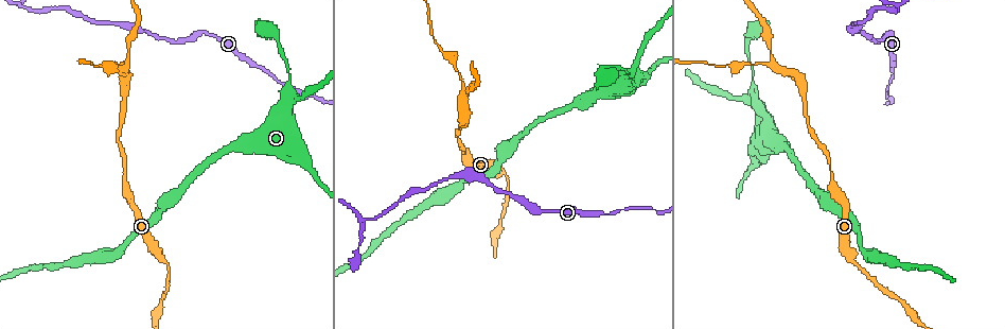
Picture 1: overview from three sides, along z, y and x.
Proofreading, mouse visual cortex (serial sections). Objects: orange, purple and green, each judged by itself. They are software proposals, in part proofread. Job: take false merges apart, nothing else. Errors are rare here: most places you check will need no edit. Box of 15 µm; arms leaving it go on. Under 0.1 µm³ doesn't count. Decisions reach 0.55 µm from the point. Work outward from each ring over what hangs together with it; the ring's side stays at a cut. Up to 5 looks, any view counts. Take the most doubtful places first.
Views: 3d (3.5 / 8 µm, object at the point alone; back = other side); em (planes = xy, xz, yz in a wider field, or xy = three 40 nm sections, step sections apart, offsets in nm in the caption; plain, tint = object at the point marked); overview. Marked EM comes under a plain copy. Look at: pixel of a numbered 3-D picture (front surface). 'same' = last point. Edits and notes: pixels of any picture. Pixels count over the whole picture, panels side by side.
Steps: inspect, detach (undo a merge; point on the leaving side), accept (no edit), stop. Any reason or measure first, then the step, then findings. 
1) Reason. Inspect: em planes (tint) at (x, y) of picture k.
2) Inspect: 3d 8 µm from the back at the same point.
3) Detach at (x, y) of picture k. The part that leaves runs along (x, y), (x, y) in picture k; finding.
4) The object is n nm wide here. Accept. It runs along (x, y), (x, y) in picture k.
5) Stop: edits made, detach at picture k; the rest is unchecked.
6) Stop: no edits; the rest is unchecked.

Arms part here. Inspect: 3d 8 µm at (24, 8) of picture 1.

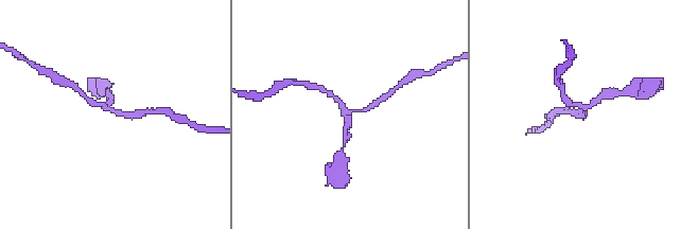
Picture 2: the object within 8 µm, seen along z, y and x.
Inspect: em xy step 2 (tint) at (111, 110) of picture 2.

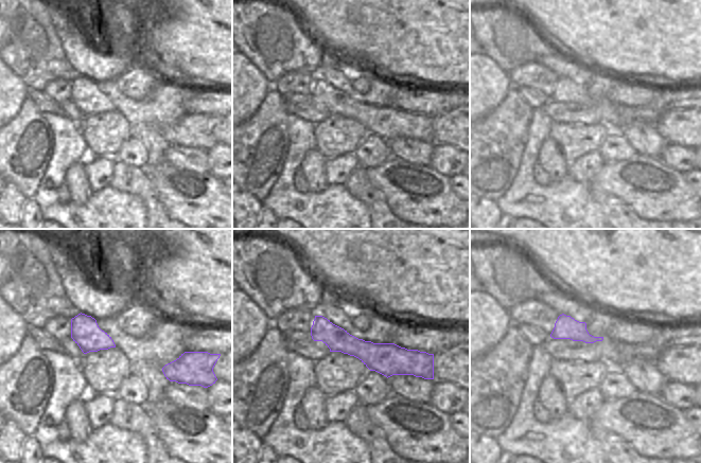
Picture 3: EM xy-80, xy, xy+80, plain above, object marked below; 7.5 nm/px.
3 arms meet here. Accept. It runs along (378, 102), (346, 113), (346, 134) in picture 2; continuous, no second cell.

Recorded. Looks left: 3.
Thick turns thin. Inspect: 3d 3.5 µm at (774, 66) of picture 1.

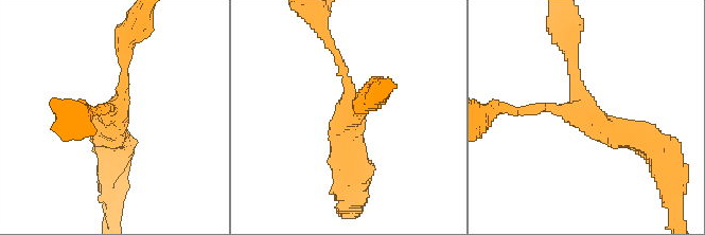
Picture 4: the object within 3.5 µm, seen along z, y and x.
Now the EM. Inspect: em planes (tint) at (350, 112) of picture 4.

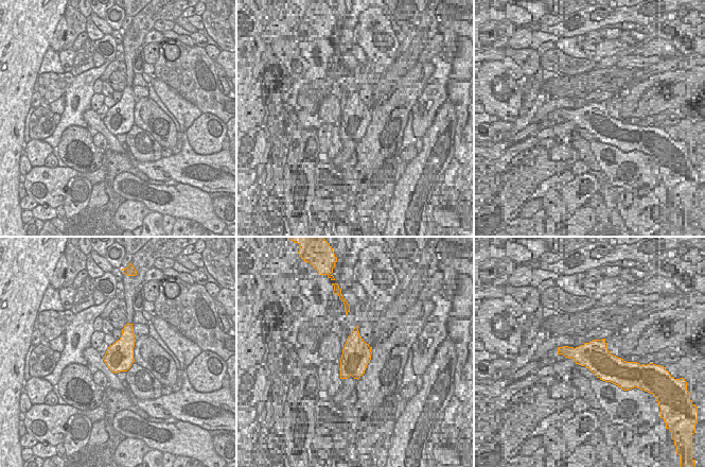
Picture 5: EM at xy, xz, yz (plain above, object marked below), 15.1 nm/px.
Accept. It runs along (647, 141), (574, 111), (516, 111) in picture 4; continuous, no second cell.

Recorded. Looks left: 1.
Stop: no edits; the rest is unchecked.

